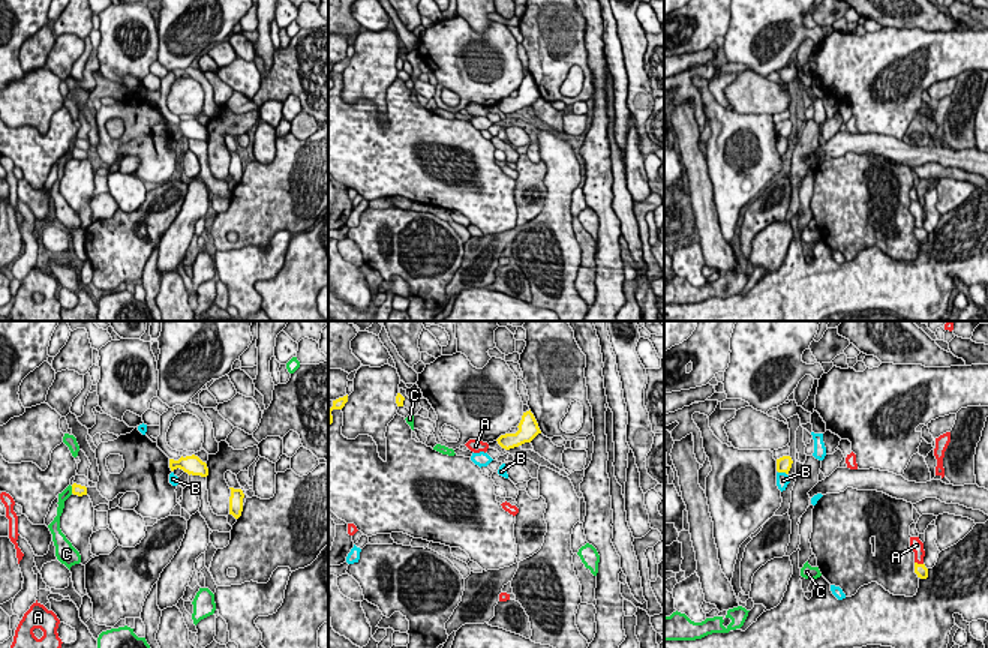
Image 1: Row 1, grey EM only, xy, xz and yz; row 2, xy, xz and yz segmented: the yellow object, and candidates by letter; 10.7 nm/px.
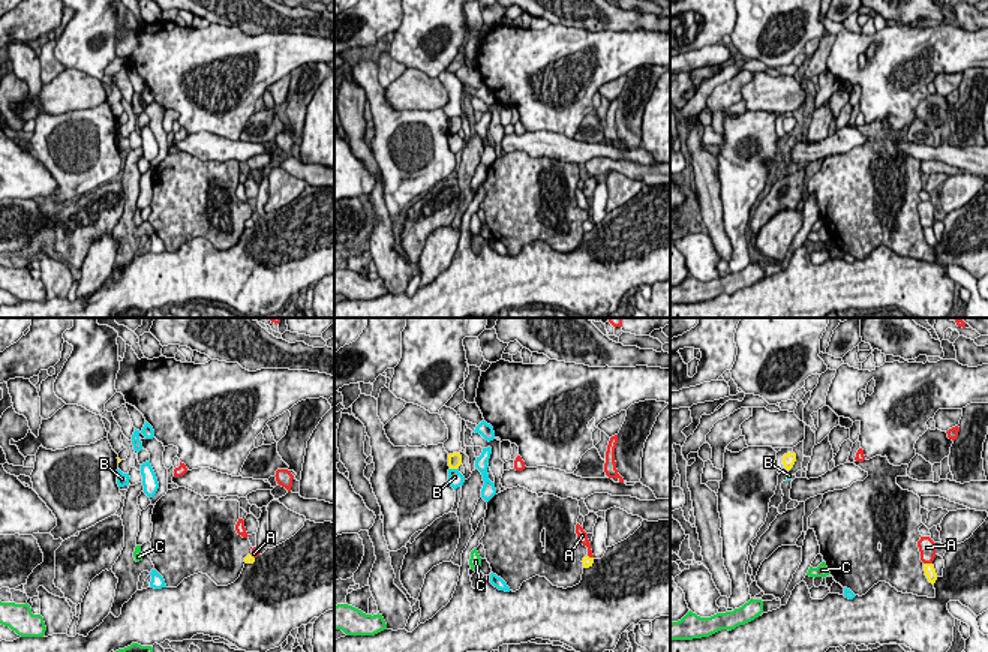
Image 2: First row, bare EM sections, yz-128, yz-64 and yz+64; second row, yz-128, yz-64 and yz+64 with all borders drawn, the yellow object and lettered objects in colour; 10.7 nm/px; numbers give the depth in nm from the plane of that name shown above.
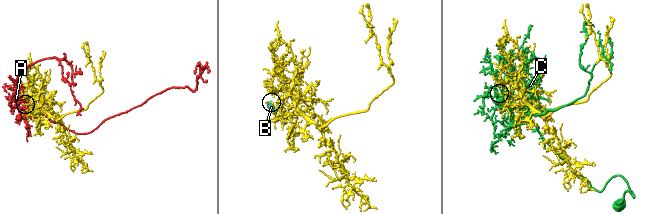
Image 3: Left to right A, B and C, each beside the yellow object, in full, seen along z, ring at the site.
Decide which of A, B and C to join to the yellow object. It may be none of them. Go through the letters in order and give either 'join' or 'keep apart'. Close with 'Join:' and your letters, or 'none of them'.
A: keep apart
B: keep apart
C: keep apart
Join: none of them

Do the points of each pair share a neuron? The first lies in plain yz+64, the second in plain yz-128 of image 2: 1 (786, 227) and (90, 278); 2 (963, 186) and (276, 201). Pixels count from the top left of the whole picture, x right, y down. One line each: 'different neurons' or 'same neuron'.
1: same neuron
2: same neuron

